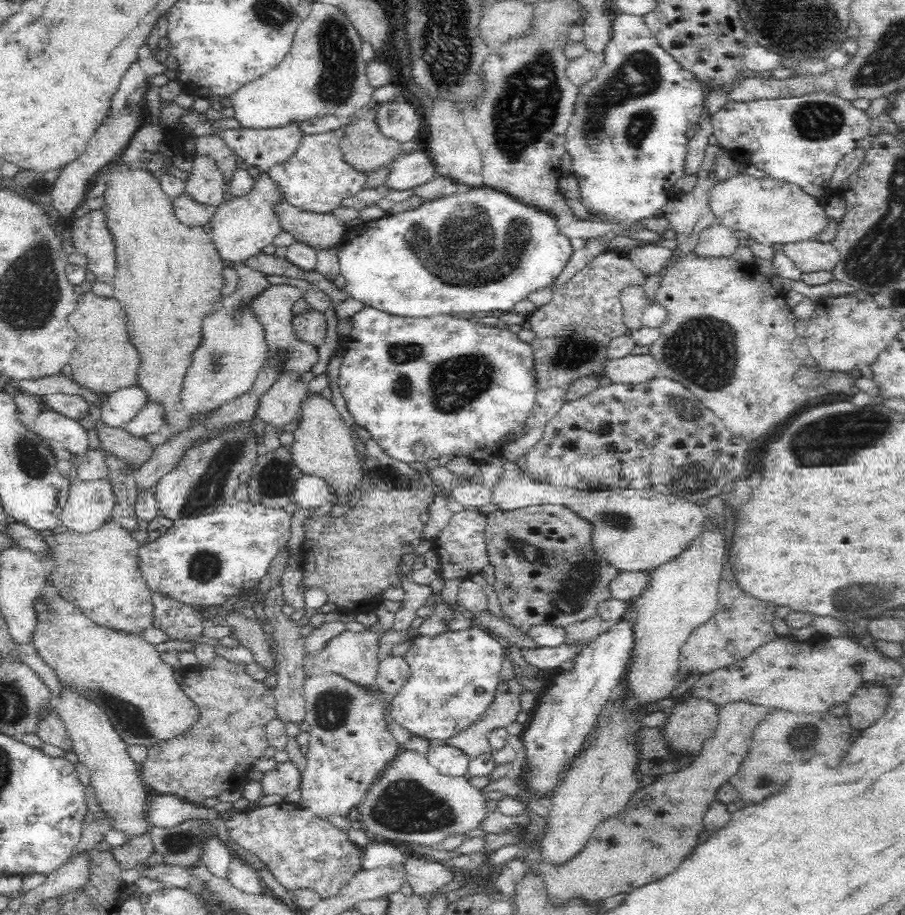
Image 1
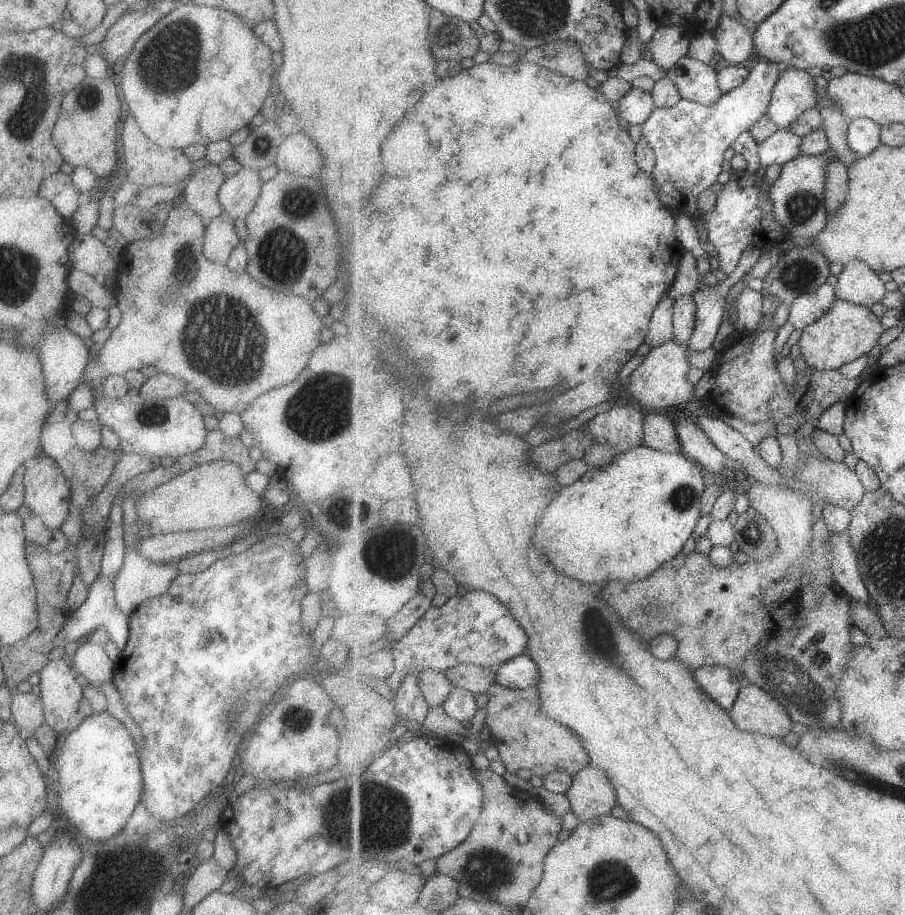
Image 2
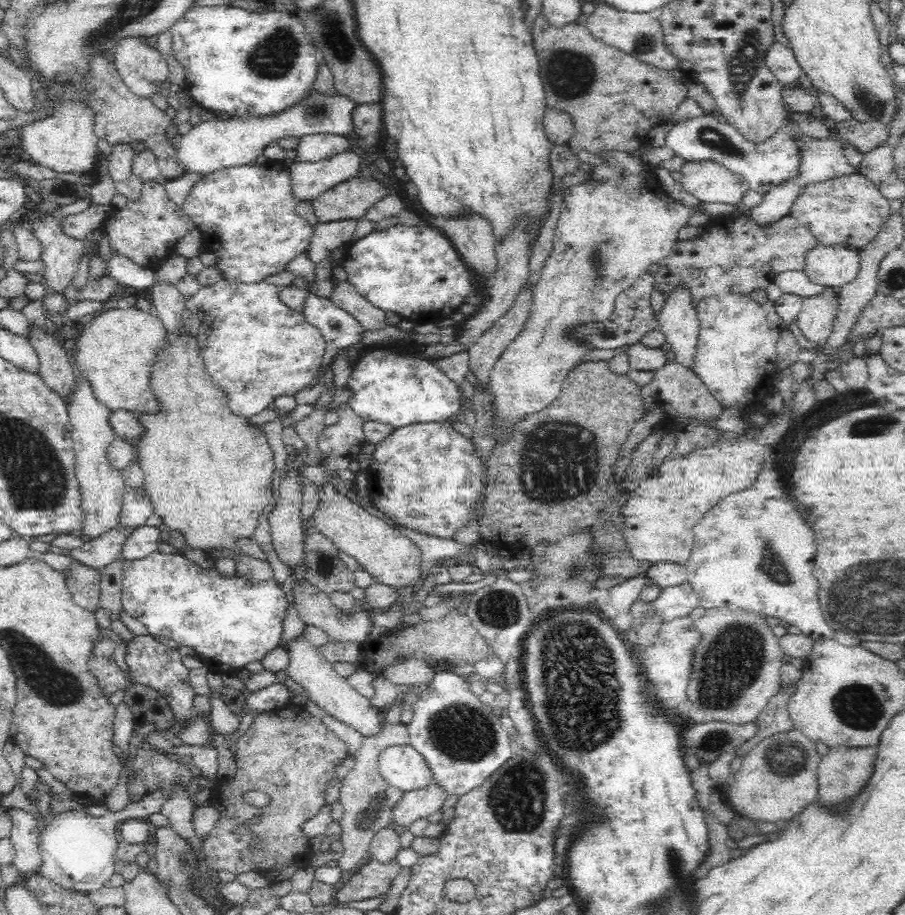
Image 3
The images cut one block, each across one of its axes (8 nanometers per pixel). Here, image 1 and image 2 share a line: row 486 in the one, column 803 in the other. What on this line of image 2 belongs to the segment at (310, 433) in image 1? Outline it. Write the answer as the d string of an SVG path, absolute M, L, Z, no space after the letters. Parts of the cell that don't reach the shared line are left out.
M837 299L829 312L802 330L798 343L808 367L819 371L840 370L841 366L854 362L863 354L867 356L878 346L877 342L885 330L881 318L875 316L870 307Z

